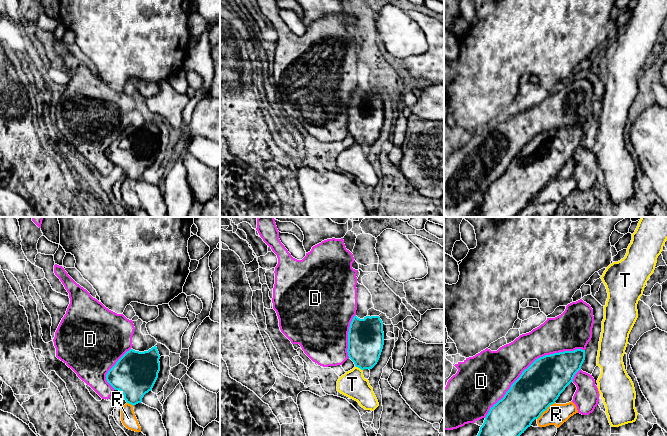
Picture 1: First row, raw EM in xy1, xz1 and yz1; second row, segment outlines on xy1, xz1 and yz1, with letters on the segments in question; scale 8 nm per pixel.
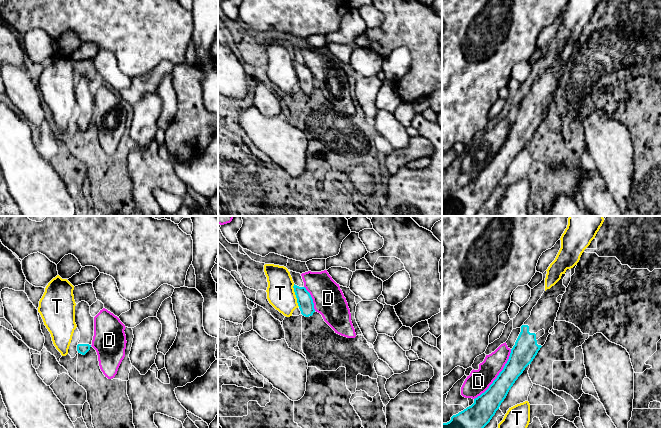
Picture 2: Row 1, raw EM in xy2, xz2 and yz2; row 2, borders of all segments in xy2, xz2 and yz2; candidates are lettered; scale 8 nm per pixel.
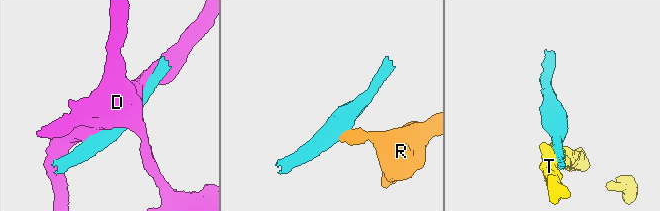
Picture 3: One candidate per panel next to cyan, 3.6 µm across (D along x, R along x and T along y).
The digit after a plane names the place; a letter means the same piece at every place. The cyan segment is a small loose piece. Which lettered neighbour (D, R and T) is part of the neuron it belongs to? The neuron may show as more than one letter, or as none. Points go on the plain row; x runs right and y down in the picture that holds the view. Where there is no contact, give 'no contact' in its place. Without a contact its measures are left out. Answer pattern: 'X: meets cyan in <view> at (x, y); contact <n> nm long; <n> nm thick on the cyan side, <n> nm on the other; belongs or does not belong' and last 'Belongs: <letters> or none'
D: meets cyan in yz1 at (531, 140); contact 950 nm long; 360 nm thick on the cyan side, 300 nm on the other; does not belong
R: meets cyan in yz1 at (545, 186); contact 200 nm long; 360 nm thick on the cyan side, 180 nm on the other; does not belong
T: meets cyan in xz2 at (295, 70); contact 190 nm long; 130 nm thick on the cyan side, 220 nm on the other; does not belong
Belongs: none

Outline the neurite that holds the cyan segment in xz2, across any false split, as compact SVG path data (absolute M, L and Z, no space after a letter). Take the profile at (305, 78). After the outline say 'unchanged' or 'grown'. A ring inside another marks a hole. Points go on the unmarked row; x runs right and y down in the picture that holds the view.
M294 60L294 68L301 90L305 93L312 92L315 88L313 75L305 63L299 63Z | unchanged

